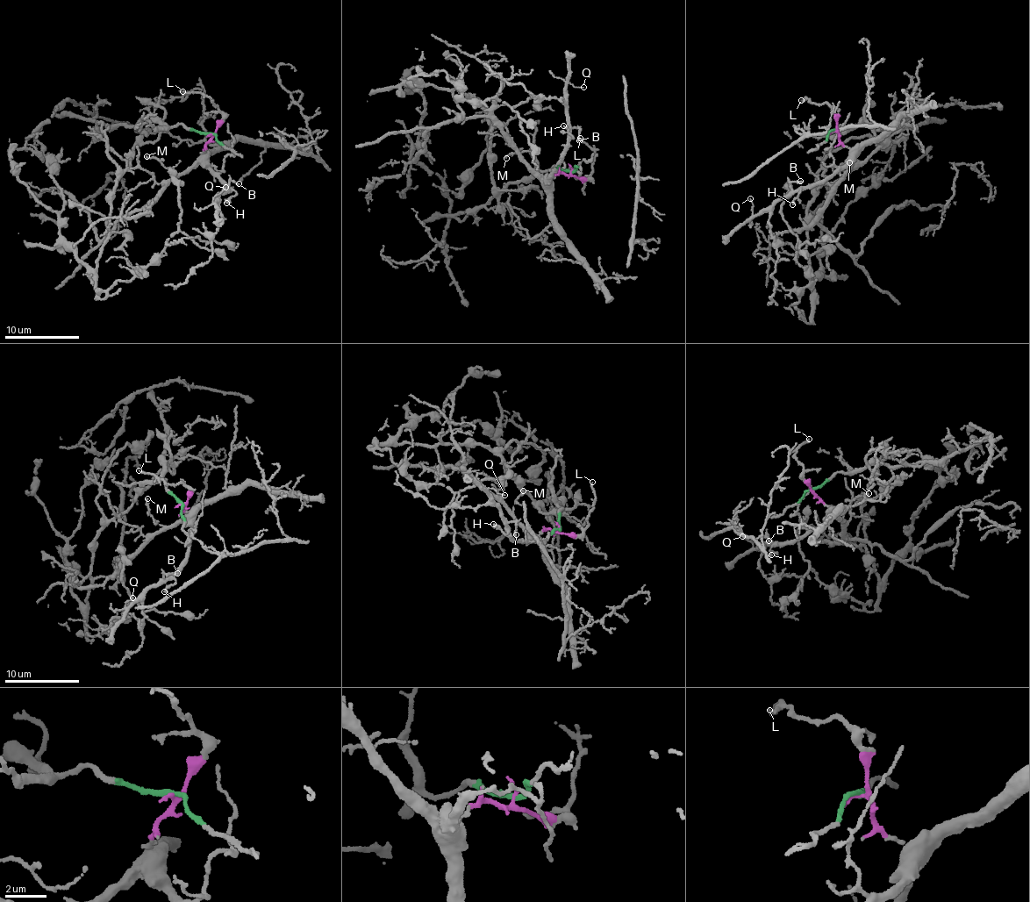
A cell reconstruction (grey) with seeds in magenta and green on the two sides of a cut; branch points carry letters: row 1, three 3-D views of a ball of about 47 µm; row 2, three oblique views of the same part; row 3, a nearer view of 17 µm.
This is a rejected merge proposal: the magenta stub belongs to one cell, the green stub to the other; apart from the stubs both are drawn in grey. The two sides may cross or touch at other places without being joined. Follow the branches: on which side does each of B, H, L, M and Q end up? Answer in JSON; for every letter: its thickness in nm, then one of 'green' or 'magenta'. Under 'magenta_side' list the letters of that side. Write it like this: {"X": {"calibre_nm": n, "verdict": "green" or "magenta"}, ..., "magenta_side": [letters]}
{"B": {"calibre_nm": 150, "verdict": "magenta"}, "H": {"calibre_nm": 170, "verdict": "magenta"}, "L": {"calibre_nm": 180, "verdict": "magenta"}, "M": {"calibre_nm": 140, "verdict": "magenta"}, "Q": {"calibre_nm": 110, "verdict": "magenta"}, "magenta_side": ["B", "H", "L", "M", "Q"]}

